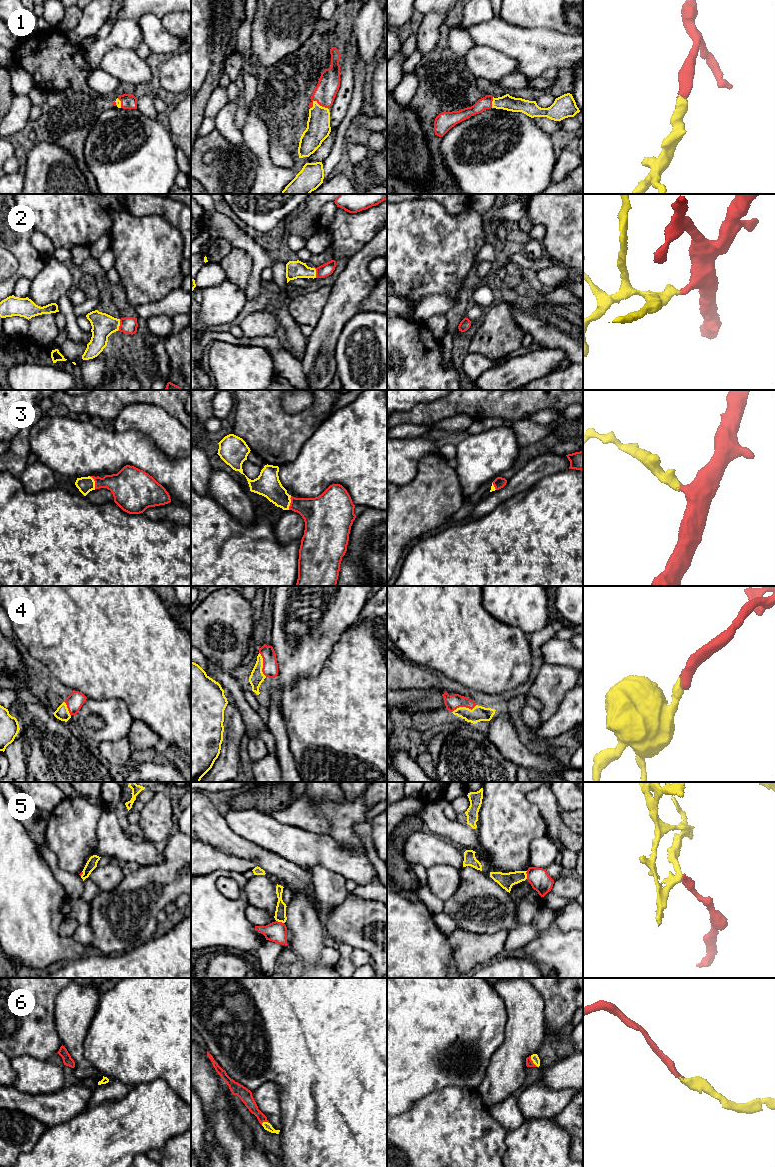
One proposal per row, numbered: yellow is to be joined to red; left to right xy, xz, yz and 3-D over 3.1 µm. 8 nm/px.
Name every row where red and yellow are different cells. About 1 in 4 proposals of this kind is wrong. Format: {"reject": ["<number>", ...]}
{"reject": ["5"]}

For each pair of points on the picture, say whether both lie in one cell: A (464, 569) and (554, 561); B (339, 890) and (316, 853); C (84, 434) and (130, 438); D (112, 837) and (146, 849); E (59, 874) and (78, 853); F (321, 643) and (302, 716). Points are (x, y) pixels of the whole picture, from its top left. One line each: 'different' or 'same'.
A: same
B: different
C: same
D: same
E: different
F: different

